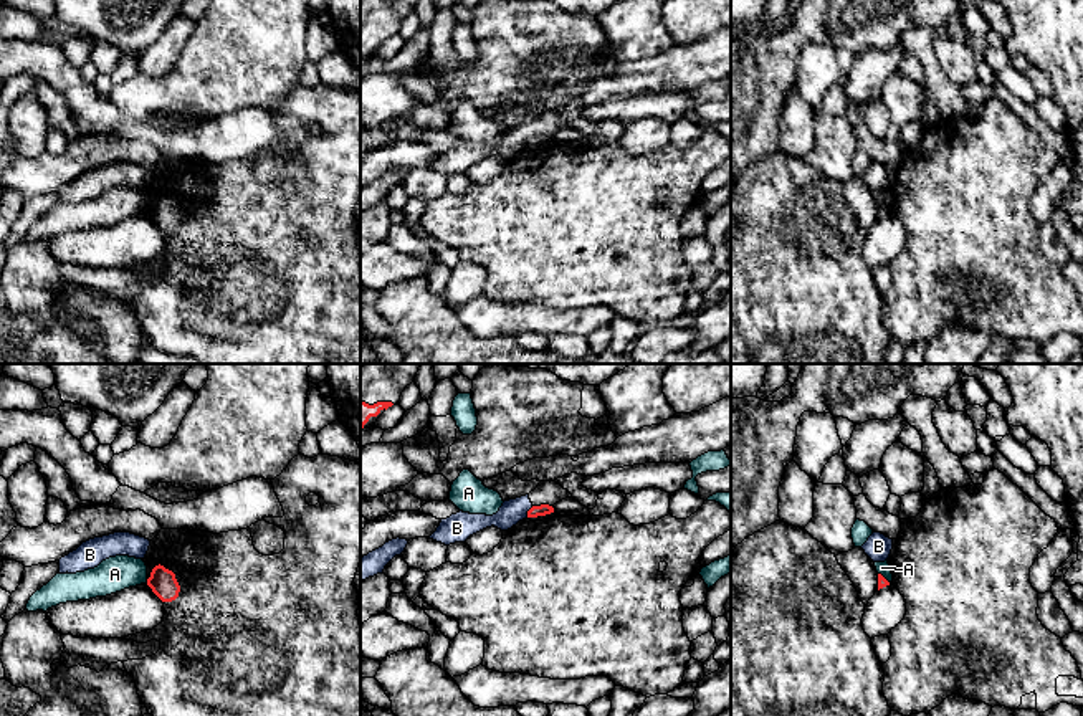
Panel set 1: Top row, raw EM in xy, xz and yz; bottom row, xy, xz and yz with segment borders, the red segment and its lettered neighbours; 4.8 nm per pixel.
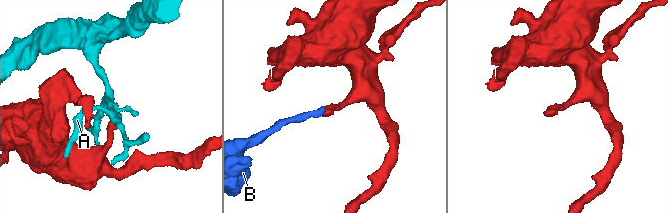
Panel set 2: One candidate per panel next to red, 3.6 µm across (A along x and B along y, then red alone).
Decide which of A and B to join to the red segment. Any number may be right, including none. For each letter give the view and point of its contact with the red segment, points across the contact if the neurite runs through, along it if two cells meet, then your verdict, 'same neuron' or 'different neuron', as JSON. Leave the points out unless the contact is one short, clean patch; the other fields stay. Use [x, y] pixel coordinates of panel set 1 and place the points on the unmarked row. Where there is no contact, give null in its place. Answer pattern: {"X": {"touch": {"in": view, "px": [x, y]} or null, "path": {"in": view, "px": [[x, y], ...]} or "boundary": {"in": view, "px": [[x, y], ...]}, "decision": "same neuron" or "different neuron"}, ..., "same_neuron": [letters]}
{"A": {"touch": {"in": "xy", "px": [147, 210]}, "decision": "different neuron"}, "B": {"touch": {"in": "xz", "px": [528, 141]}, "boundary": {"in": "xz", "px": [[533, 136], [526, 146]]}, "decision": "different neuron"}, "same_neuron": []}

